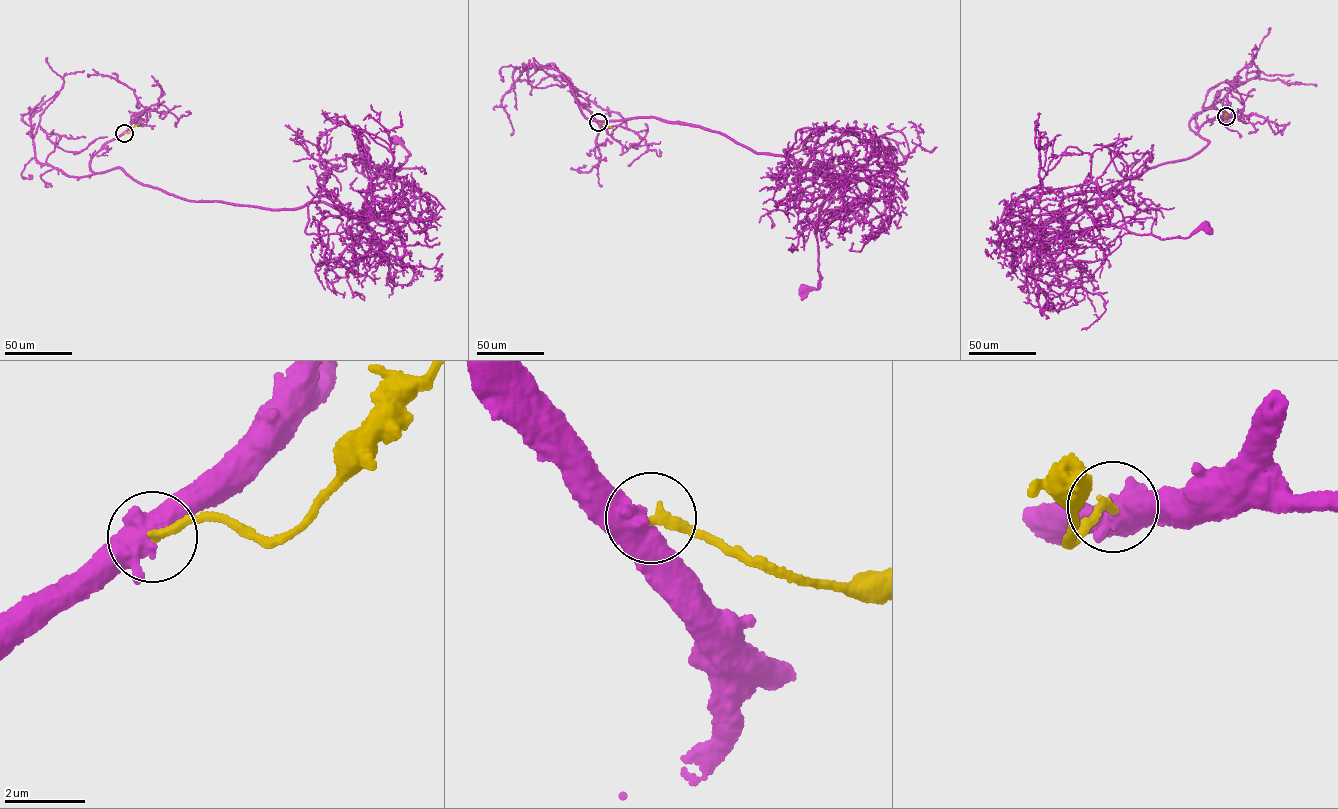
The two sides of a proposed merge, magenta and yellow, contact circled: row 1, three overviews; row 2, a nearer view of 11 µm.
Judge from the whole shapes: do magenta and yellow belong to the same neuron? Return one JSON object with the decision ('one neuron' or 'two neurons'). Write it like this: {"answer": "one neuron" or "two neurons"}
{"answer": "two neurons"}

